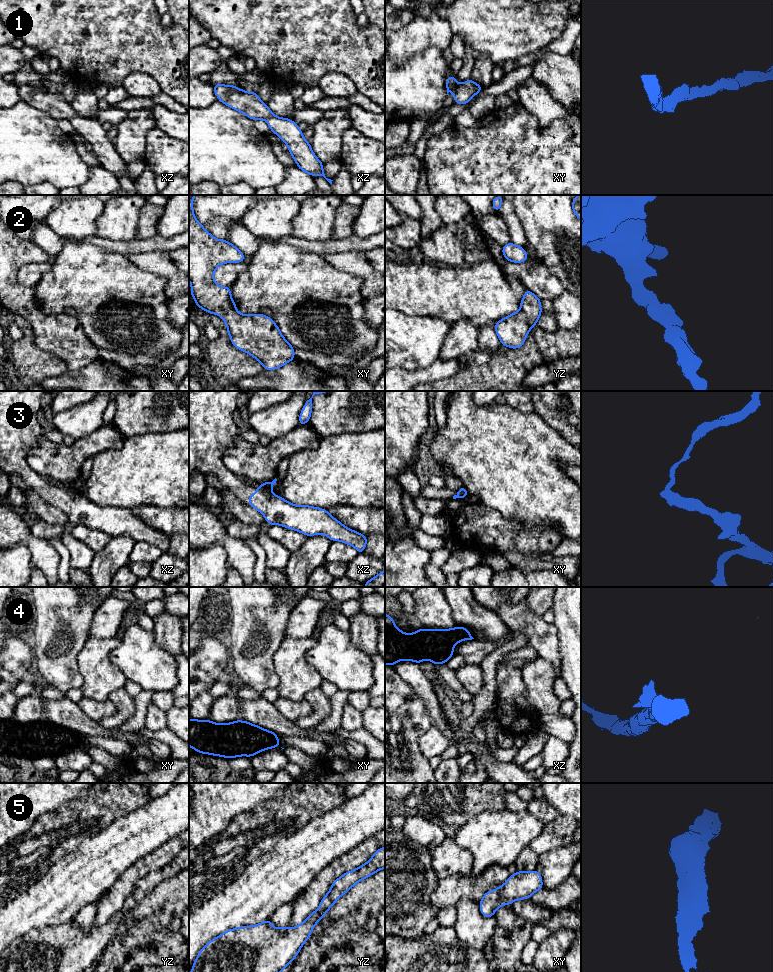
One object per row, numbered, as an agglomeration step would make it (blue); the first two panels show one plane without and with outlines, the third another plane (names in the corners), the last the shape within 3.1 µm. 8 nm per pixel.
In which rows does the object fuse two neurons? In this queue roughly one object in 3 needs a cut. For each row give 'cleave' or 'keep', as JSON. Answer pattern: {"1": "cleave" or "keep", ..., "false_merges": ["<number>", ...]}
{"1": "keep", "2": "keep", "3": "cleave", "4": "keep", "5": "keep", "false_merges": ["3"]}

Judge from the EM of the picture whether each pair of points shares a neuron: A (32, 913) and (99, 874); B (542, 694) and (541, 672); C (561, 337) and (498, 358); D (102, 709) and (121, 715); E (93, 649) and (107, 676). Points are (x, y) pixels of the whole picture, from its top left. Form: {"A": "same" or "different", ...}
{"A": "same", "B": "same", "C": "same", "D": "different", "E": "same"}

